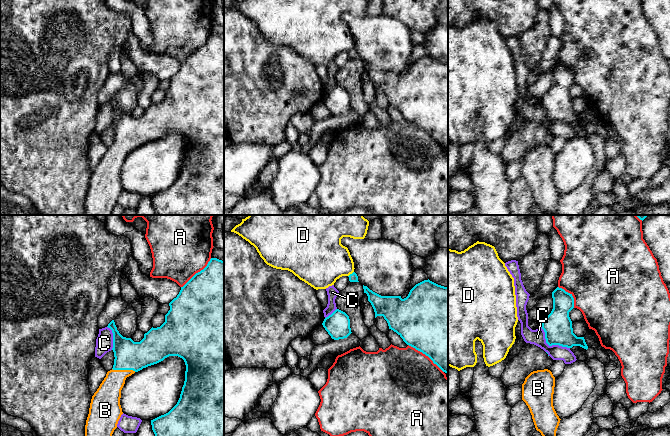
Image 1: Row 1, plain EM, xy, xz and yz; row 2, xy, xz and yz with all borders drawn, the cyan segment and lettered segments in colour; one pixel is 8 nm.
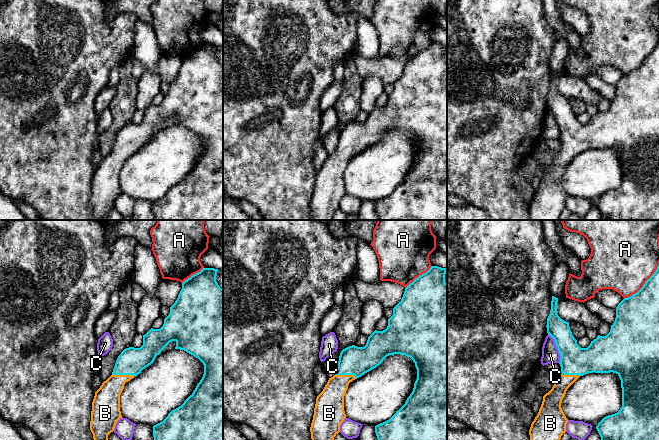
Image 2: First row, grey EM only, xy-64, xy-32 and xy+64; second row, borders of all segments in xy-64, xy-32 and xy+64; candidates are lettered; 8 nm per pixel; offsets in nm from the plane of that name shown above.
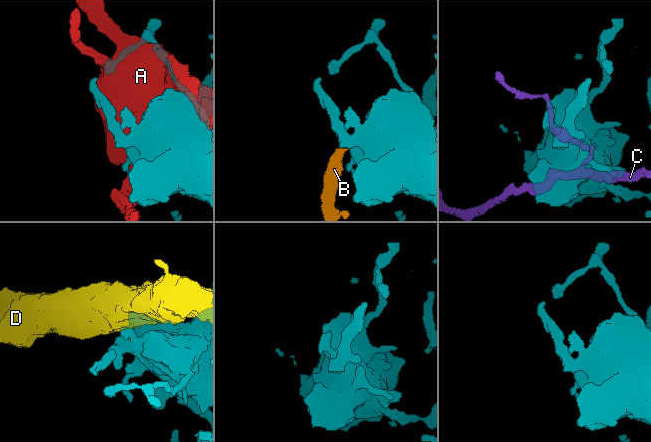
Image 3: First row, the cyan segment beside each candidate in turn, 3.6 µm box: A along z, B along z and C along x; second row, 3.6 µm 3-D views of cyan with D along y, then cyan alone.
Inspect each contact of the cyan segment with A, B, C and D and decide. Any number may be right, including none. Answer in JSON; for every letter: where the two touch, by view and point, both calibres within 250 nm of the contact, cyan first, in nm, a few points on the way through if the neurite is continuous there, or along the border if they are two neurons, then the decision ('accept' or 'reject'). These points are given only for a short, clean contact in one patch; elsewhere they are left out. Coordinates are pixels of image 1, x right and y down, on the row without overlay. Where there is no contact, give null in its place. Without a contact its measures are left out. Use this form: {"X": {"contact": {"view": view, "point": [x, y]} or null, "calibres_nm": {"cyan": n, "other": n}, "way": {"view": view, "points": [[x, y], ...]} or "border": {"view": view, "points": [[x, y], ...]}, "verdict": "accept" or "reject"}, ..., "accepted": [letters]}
{"A": {"contact": {"view": "xz", "point": [426, 131]}, "calibres_nm": {"cyan": 500, "other": 500}, "verdict": "reject"}, "B": {"contact": {"view": "xy", "point": [124, 145]}, "calibres_nm": {"cyan": 240, "other": 200}, "verdict": "accept"}, "C": {"contact": {"view": "yz", "point": [550, 121]}, "calibres_nm": {"cyan": 220, "other": 130}, "verdict": "reject"}, "D": {"contact": {"view": "xz", "point": [350, 50]}, "calibres_nm": {"cyan": 70, "other": 380}, "border": {"view": "xz", "points": [[353, 47], [348, 52]]}, "verdict": "reject"}, "accepted": ["B"]}

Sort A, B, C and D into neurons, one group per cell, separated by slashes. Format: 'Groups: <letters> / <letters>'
Groups: A / B / C / D

